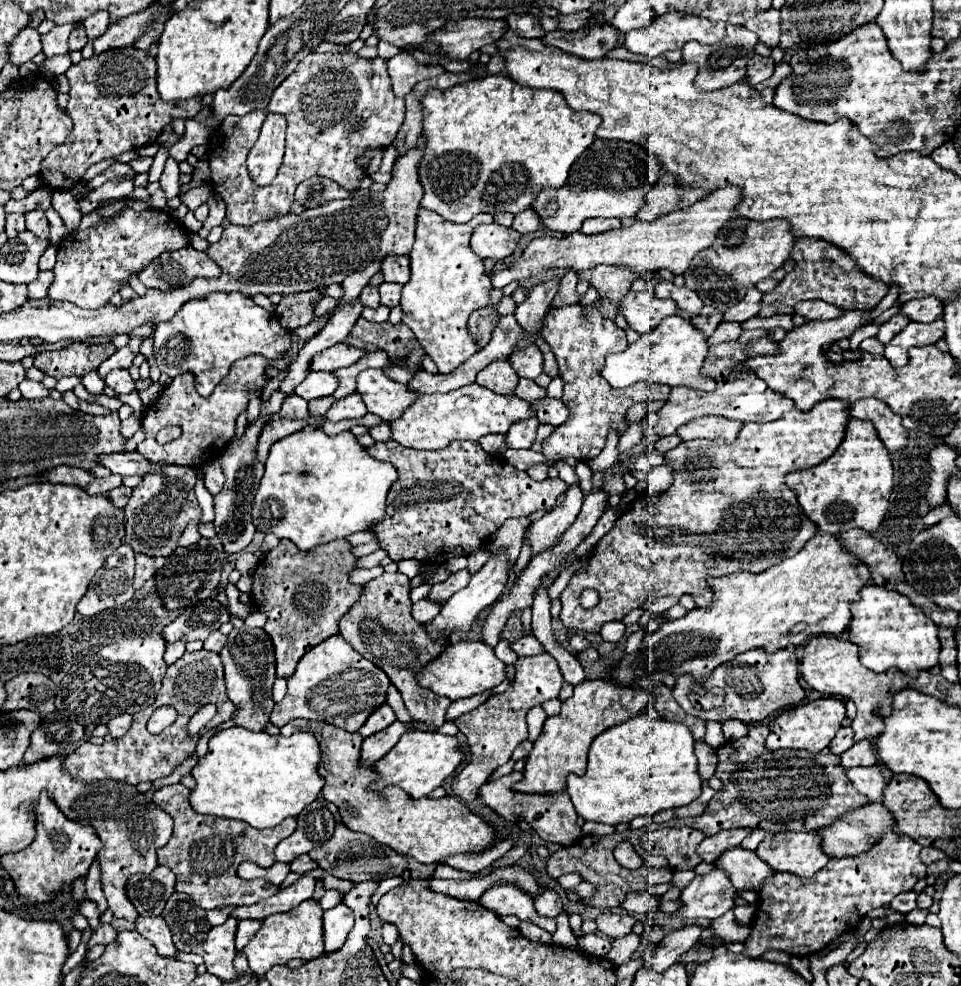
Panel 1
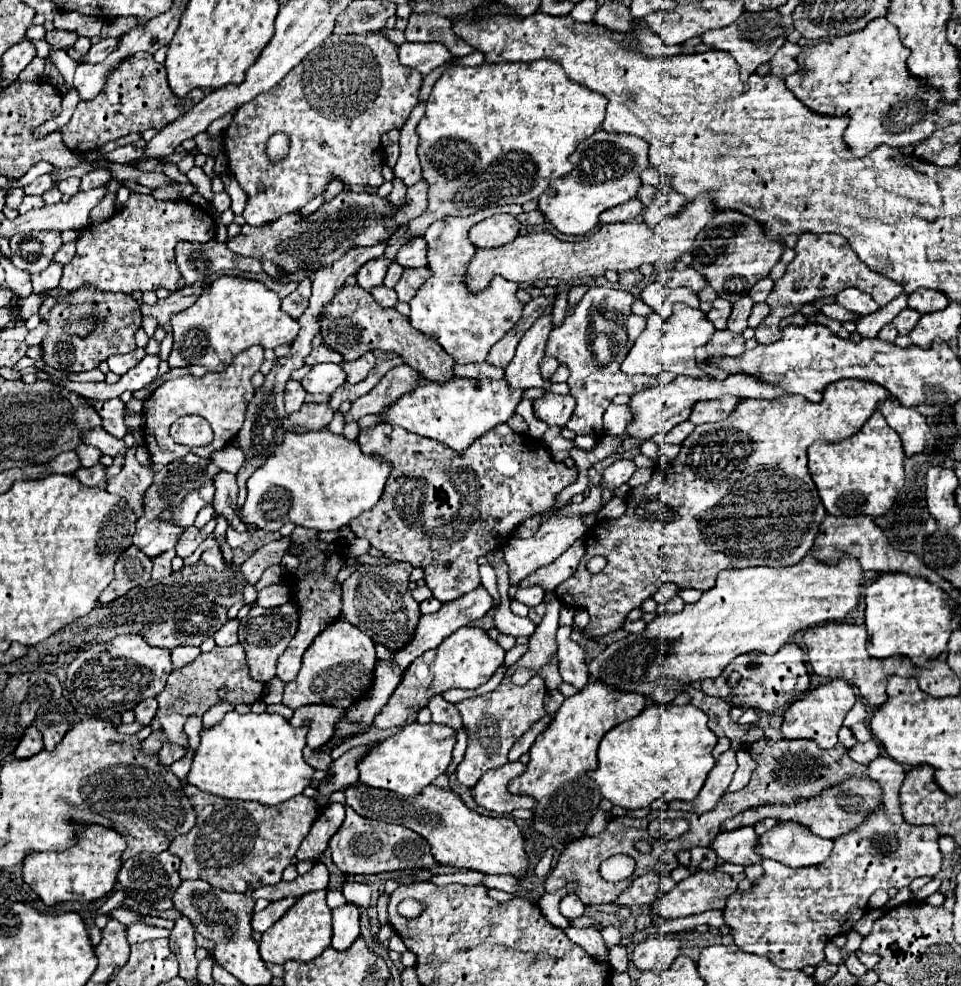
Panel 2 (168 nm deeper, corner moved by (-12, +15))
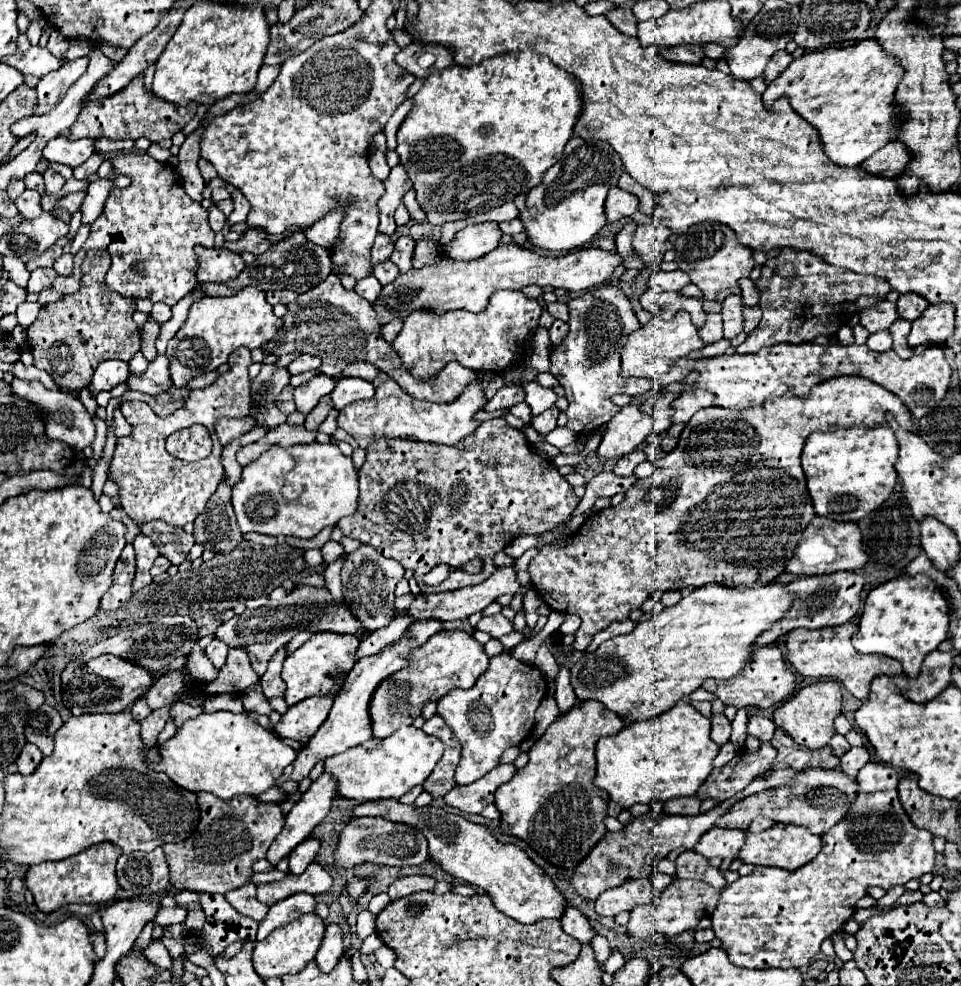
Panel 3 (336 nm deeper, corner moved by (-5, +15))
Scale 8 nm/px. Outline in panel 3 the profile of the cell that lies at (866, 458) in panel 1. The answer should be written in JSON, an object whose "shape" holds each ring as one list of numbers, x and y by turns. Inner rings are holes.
{"shape":[[851,427,809,435,803,447,801,465,807,477,807,489,811,487,815,513,833,521,859,521,879,509,879,505,893,493,897,481,897,473,893,469,897,453,899,447,891,427]]}

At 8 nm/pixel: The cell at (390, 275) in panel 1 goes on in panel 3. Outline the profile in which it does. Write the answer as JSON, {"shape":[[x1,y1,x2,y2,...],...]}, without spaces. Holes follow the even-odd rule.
{"shape":[[399,237,395,241,395,251,391,255,391,261,399,267,401,273,407,273,411,269,413,249,415,249,415,241,411,237]]}

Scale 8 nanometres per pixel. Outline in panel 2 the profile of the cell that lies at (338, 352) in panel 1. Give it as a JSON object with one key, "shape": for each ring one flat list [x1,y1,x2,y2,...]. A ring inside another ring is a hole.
{"shape":[[318,345,312,349,312,353,304,359,306,365,318,365,318,363,342,363,342,355,334,349,326,349,324,345]]}

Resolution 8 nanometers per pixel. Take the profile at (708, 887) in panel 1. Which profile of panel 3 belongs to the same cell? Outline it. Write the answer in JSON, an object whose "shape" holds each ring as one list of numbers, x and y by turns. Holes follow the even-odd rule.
{"shape":[[673,879,673,883,665,891,661,891,659,899,655,899,649,905,639,905,631,911,627,933,639,941,649,941,649,937,655,933,663,933,669,937,679,935,683,931,695,929,699,919,711,917,717,901,719,901,719,891,713,889,711,885,693,879]]}

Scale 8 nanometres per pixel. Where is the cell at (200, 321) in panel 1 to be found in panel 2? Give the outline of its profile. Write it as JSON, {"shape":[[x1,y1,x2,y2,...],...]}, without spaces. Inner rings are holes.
{"shape":[[222,275,210,283,190,309,170,317,170,325,174,345,168,357,168,365,202,365,212,373,226,369,238,353,252,345,262,345,264,349,292,345,300,331,300,323,282,311,280,299,274,291,256,279,230,275]]}

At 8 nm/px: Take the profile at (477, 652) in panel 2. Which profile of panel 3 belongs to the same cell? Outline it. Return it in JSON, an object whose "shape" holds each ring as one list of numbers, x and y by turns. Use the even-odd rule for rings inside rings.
{"shape":[[463,631,435,633,425,645,421,645,419,649,415,649,415,653,411,653,411,665,407,665,407,669,393,673,393,677,387,677,387,681,383,681,383,685,379,685,375,689,375,697,371,697,373,737,383,739,383,737,389,737,391,733,395,733,401,725,411,725,421,715,421,709,425,703,441,699,451,689,471,689,471,685,475,685,475,681,487,669,487,665,489,665,489,657,483,653,483,645,477,643,473,639,473,635,463,633]]}

